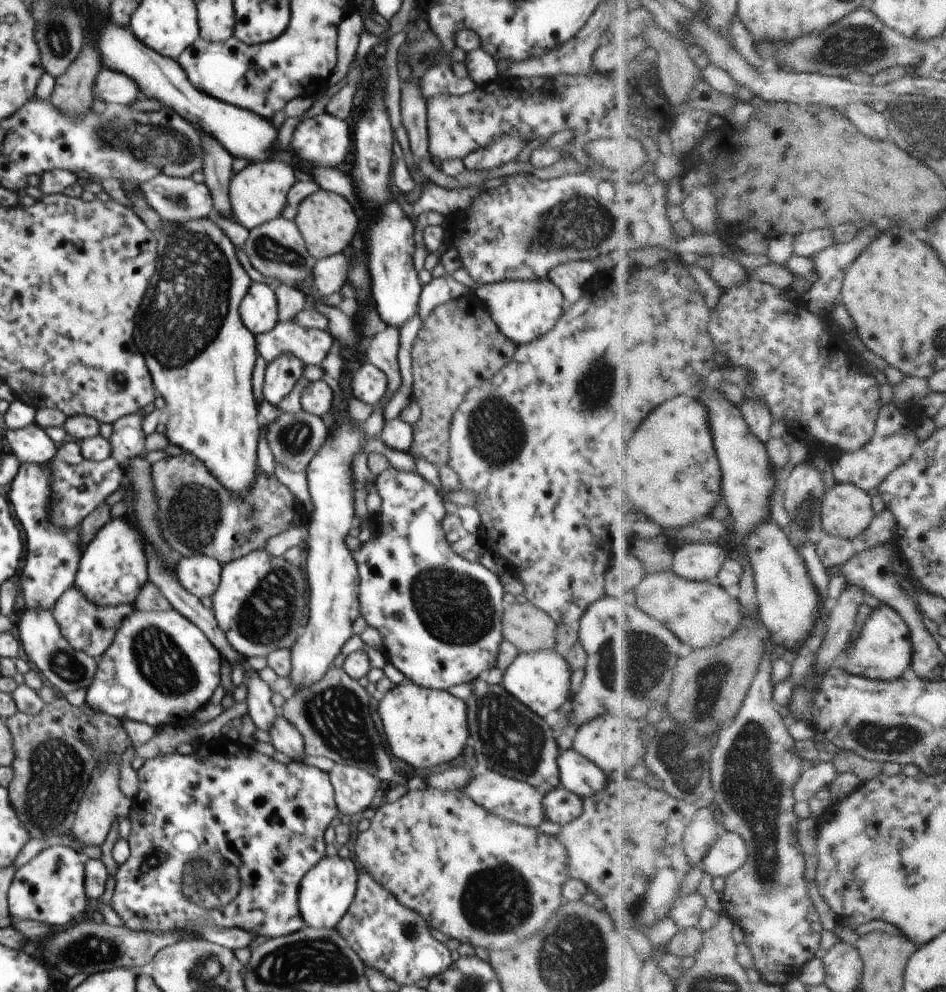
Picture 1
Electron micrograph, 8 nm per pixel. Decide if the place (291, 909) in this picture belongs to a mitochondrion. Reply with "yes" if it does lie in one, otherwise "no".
no

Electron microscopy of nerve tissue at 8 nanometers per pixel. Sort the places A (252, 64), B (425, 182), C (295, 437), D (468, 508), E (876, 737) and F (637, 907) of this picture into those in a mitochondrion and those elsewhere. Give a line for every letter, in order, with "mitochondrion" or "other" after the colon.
A: other
B: other
C: mitochondrion
D: other
E: mitochondrion
F: mitochondrion

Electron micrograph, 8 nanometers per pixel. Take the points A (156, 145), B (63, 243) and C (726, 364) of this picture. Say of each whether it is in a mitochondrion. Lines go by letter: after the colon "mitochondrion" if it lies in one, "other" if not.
A: mitochondrion
B: other
C: other

